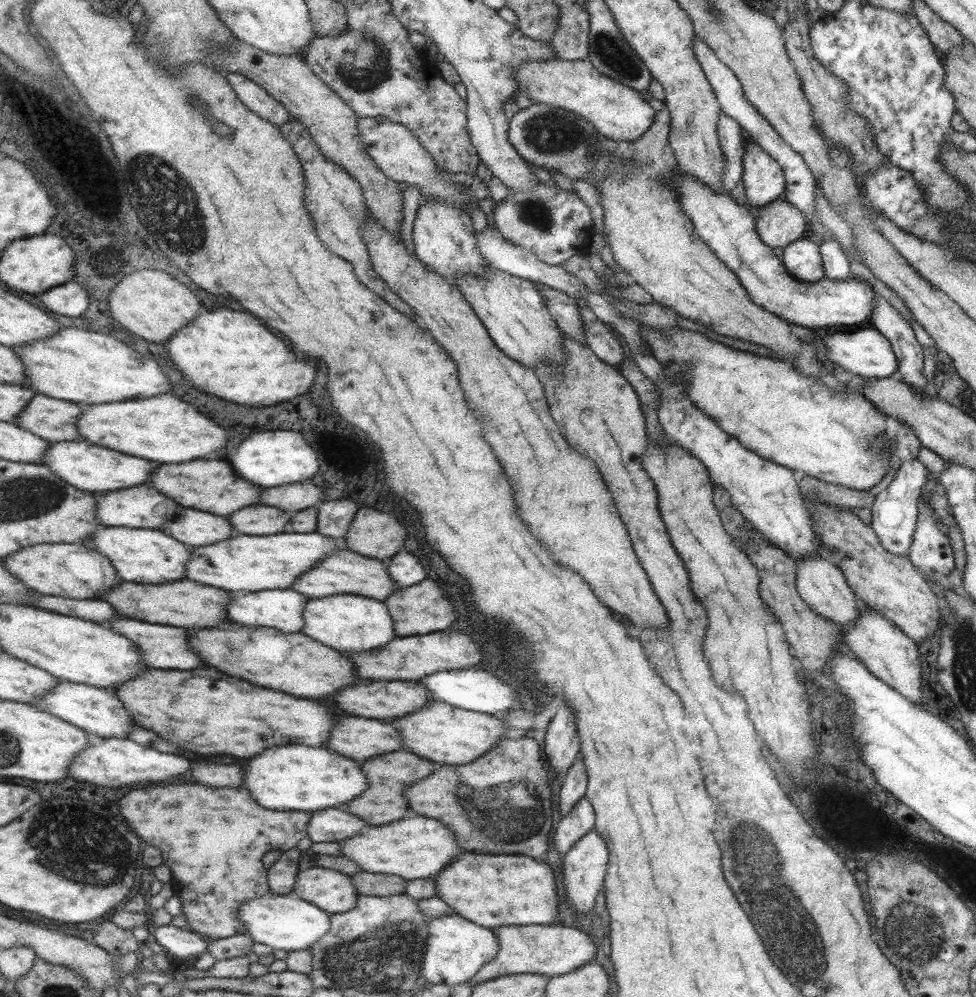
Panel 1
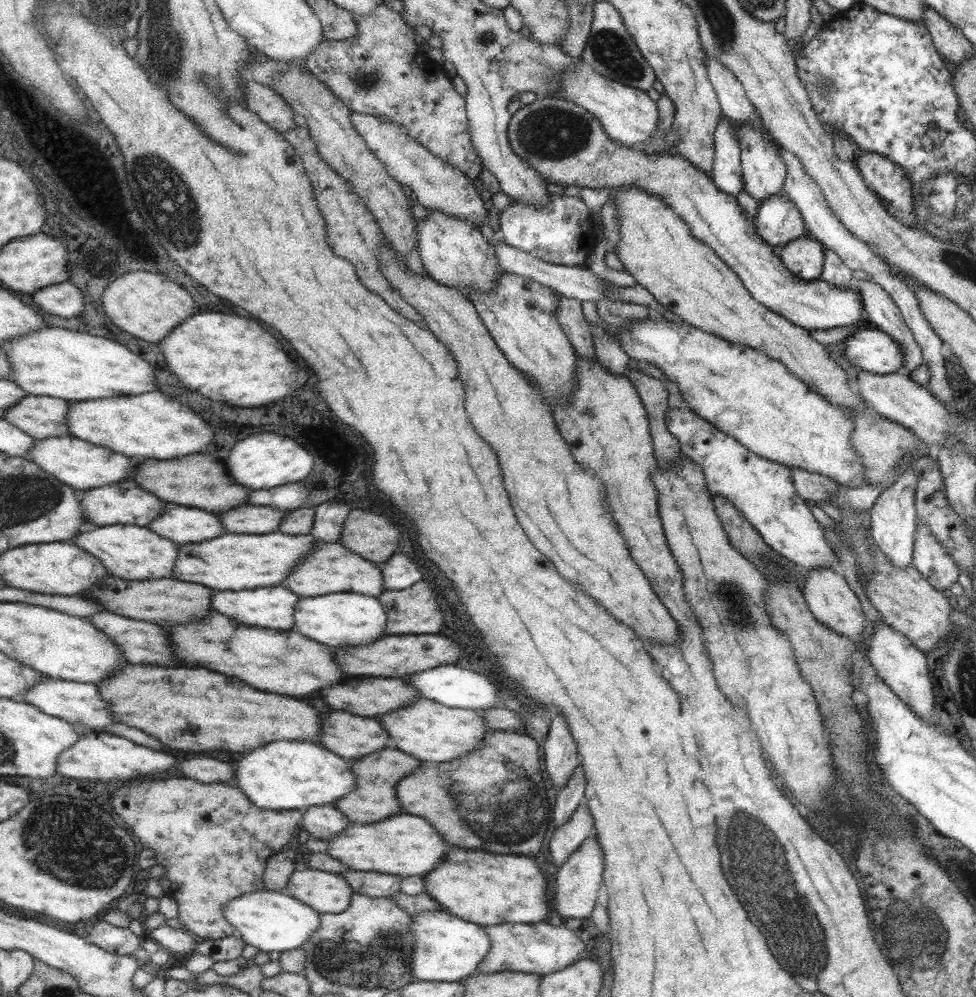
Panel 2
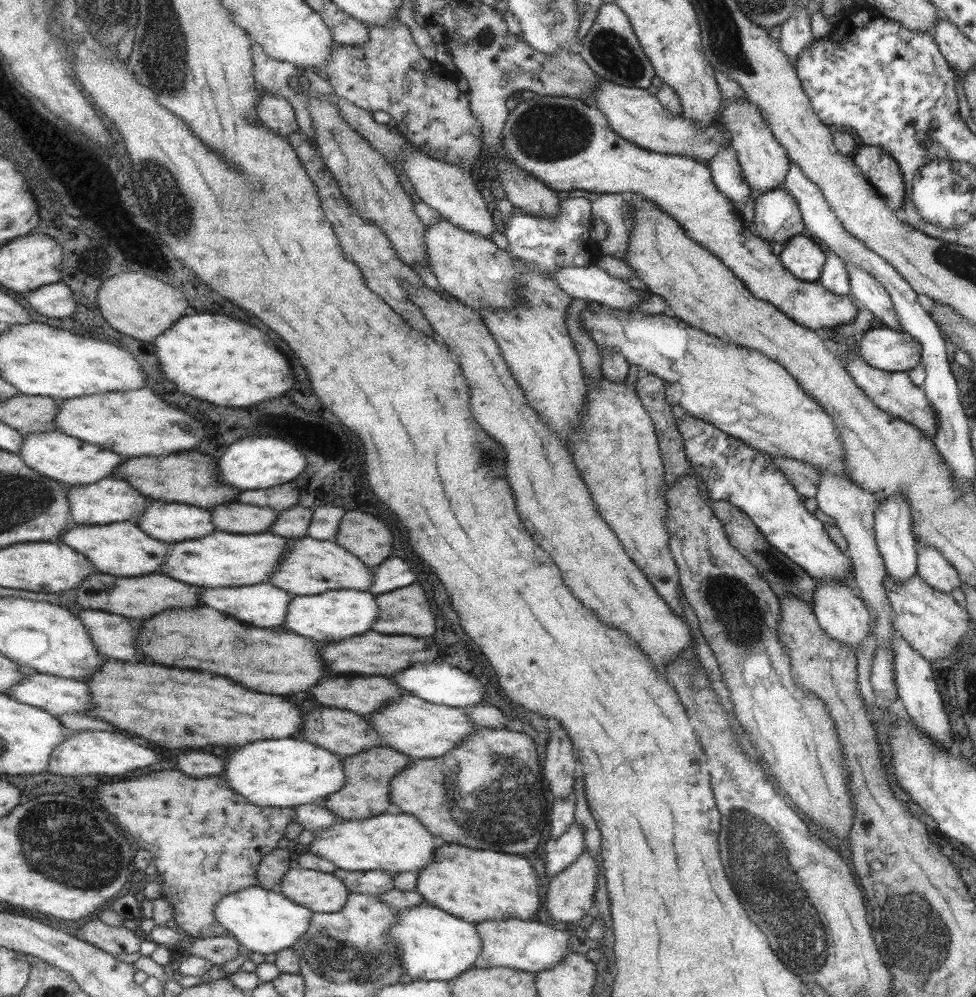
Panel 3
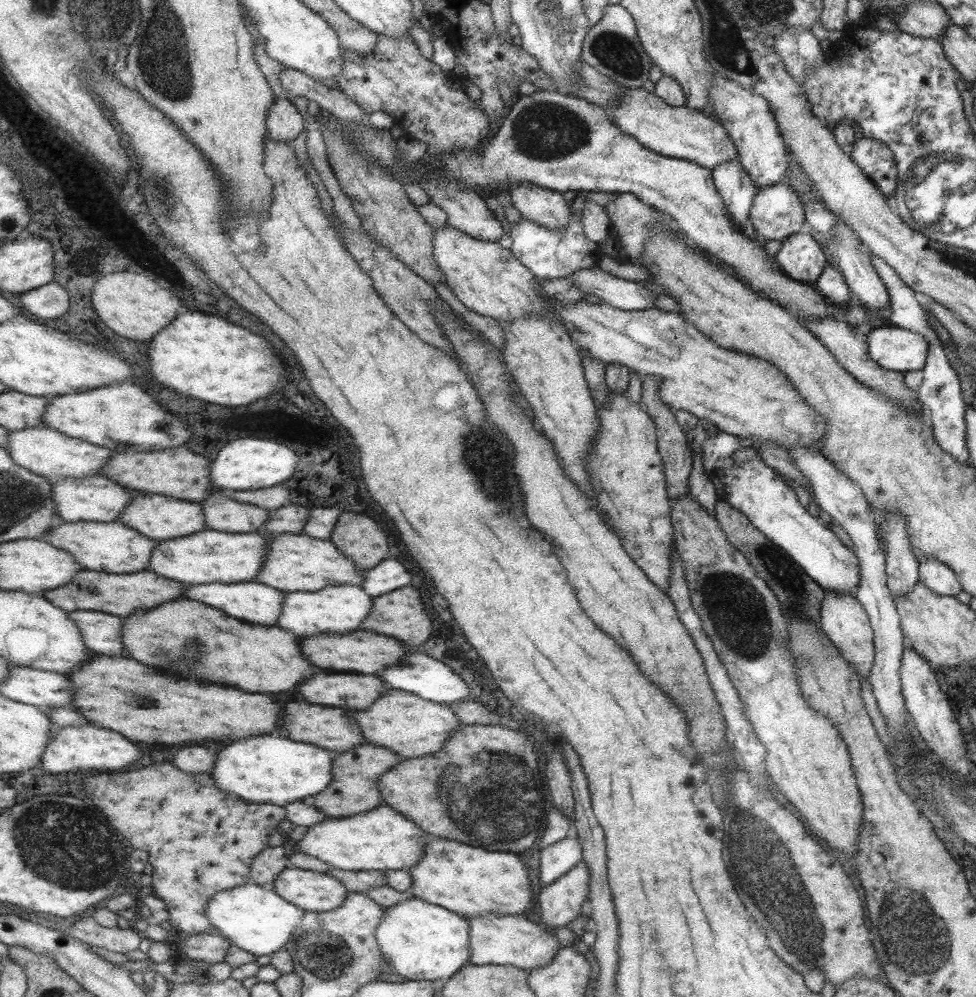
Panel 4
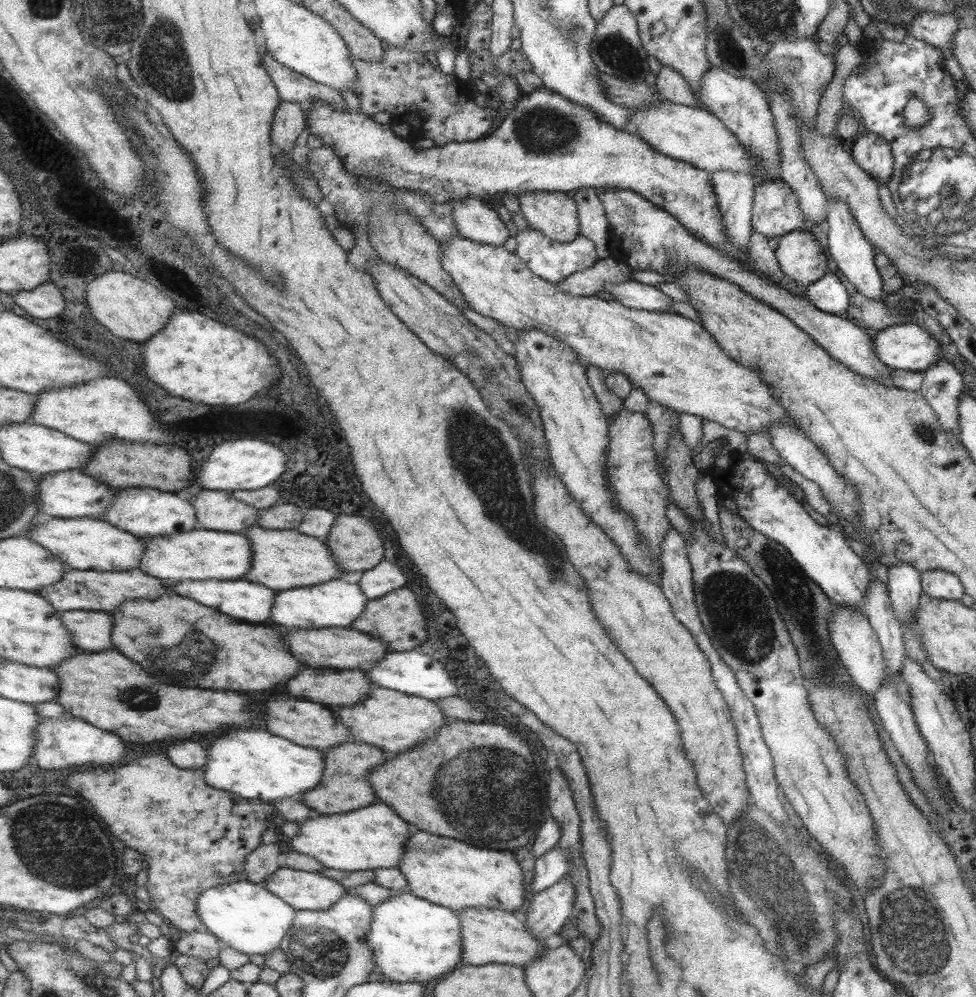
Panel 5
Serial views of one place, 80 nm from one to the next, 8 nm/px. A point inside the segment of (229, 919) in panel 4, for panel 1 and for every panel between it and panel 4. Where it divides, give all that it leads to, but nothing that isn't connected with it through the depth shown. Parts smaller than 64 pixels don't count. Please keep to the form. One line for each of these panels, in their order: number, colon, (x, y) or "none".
1: (287, 923)
2: (271, 921)
3: (265, 921)

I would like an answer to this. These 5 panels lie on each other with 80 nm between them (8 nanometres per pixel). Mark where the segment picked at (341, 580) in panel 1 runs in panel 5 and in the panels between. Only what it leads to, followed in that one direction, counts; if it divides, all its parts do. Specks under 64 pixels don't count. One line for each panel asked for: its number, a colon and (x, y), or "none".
2: (330, 568)
3: (311, 566)
4: (295, 563)
5: (283, 559)

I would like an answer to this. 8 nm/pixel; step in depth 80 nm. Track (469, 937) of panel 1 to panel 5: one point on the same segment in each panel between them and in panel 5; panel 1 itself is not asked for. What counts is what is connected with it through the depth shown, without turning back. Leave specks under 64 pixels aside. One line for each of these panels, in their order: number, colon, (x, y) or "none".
2: (448, 949)
3: (436, 946)
4: (423, 942)
5: (414, 940)

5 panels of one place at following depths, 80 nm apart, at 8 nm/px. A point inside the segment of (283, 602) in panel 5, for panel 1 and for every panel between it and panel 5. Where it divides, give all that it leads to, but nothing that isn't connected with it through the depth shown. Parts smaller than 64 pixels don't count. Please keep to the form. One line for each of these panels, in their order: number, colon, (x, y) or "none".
1: (350, 623)
2: (342, 619)
3: (336, 615)
4: (342, 608)

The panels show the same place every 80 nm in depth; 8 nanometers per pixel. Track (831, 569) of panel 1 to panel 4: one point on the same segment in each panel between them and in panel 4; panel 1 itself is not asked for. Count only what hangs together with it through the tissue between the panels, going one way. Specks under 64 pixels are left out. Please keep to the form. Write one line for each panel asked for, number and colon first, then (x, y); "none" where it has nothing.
2: (830, 600)
3: (842, 615)
4: (842, 617)

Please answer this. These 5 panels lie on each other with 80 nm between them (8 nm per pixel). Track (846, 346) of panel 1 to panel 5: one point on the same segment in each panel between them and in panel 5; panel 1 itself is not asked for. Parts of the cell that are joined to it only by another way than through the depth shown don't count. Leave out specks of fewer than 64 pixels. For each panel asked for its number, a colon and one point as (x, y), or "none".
2: (875, 351)
3: (884, 349)
4: (894, 348)
5: (905, 346)

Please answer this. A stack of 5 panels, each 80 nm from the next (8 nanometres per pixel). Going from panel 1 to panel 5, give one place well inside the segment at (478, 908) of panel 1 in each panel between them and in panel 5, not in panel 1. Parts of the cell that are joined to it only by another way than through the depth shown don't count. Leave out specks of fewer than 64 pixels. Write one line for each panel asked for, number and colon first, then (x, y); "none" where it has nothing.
2: (487, 889)
3: (470, 883)
4: (459, 877)
5: (448, 872)

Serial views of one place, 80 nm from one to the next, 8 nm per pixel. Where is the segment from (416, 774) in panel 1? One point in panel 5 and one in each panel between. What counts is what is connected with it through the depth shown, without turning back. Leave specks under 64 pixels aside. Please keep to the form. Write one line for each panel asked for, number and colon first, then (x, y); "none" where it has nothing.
2: (379, 774)
3: (367, 794)
4: (354, 790)
5: (346, 787)

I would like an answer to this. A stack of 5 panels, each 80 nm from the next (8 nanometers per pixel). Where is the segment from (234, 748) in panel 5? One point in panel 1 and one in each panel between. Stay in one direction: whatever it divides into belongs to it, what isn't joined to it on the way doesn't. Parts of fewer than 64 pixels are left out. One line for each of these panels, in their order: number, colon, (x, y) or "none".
1: (292, 778)
2: (290, 776)
3: (285, 773)
4: (272, 769)

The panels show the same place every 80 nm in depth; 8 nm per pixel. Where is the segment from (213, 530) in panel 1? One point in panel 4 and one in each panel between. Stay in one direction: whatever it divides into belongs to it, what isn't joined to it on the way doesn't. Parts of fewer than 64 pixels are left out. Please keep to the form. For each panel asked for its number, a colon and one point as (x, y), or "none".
2: (184, 524)
3: (176, 522)
4: (160, 518)

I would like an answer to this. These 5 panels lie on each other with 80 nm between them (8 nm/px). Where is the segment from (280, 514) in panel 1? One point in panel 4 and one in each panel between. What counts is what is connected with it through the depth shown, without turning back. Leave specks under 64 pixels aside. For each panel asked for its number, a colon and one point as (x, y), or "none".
2: (256, 520)
3: (242, 518)
4: (222, 513)

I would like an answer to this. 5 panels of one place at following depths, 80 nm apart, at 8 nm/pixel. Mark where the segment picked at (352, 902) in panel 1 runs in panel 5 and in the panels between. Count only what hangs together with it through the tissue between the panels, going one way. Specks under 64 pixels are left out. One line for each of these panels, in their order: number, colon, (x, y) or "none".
2: (327, 892)
3: (322, 892)
4: (312, 891)
5: (306, 891)

